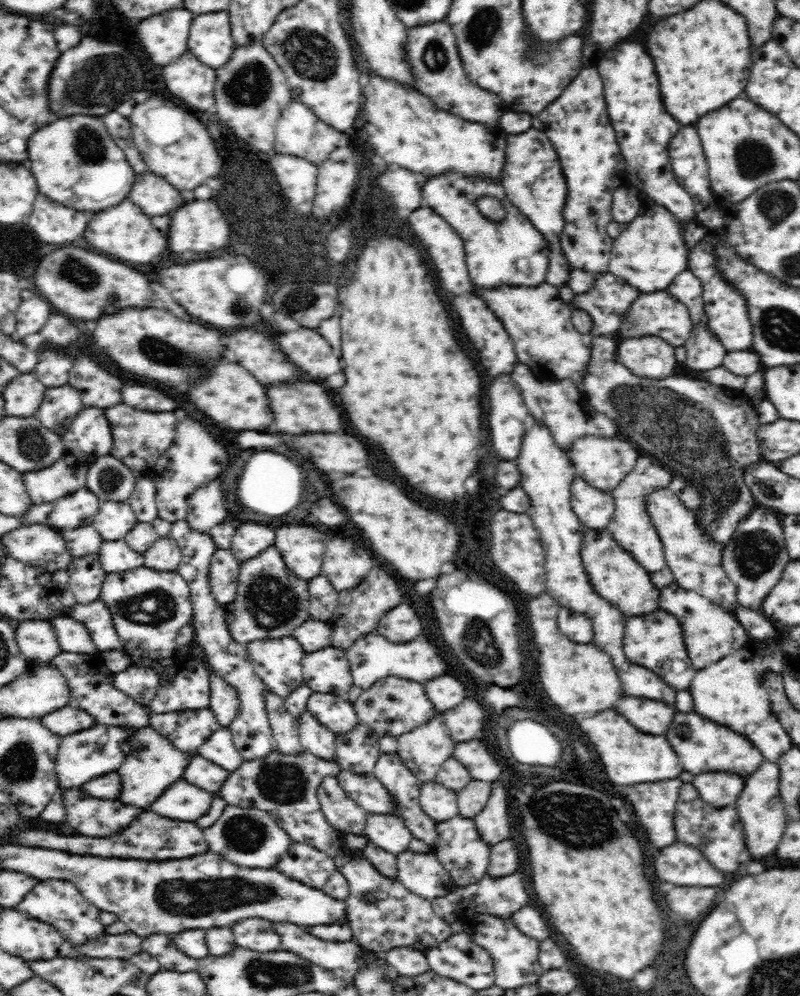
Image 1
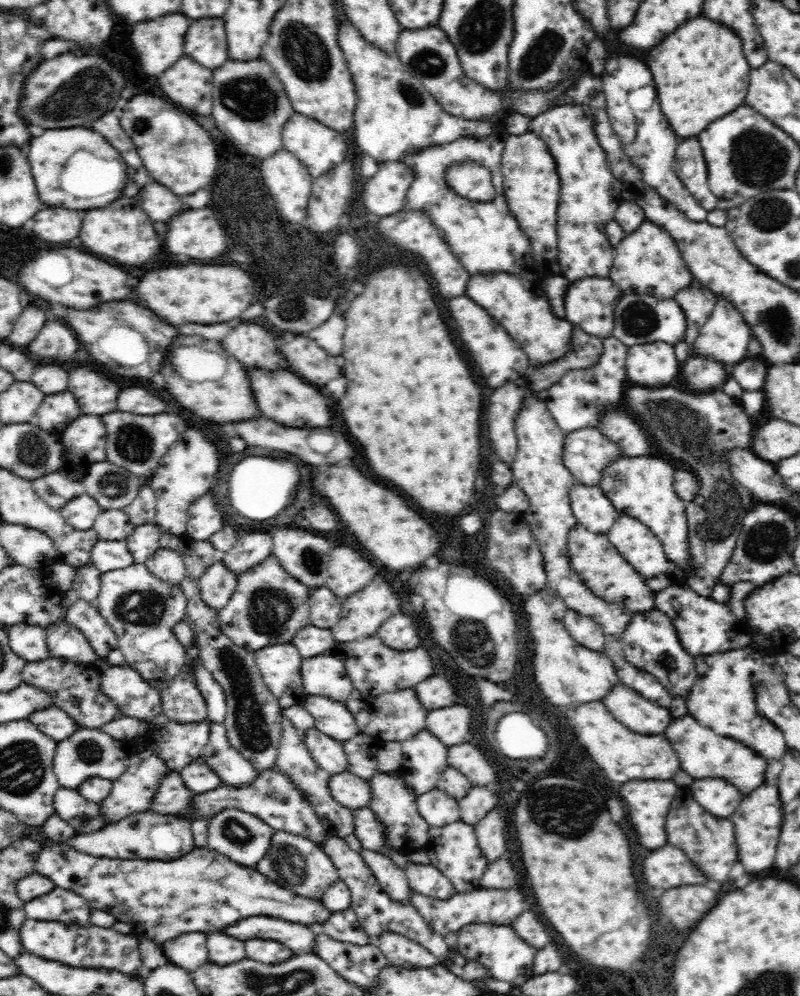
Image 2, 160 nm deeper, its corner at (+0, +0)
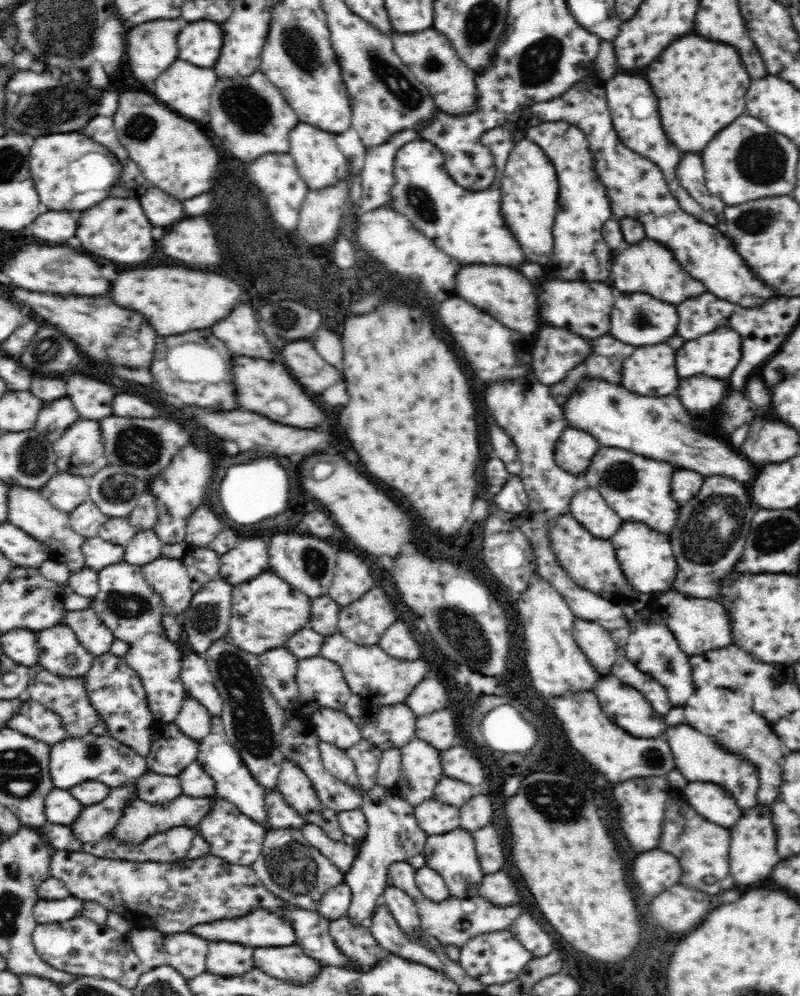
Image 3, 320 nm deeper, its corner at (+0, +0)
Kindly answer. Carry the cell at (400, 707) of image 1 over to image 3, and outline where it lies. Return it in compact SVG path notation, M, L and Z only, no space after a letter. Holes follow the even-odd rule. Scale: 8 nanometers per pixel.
M404 703L394 706L367 706L360 716L352 718L361 730L361 738L376 745L381 751L401 749L415 737L414 730L417 716Z

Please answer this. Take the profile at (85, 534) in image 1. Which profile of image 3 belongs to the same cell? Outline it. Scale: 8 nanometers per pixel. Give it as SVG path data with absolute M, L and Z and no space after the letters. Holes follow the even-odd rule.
M10 487L8 492L8 522L15 524L33 539L40 541L46 547L50 561L62 564L74 573L85 568L85 559L80 550L86 537L79 535L70 526L69 513L54 507L42 494L28 488Z

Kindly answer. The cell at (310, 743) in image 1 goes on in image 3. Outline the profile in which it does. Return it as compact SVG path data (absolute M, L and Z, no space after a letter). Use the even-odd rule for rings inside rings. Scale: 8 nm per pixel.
M322 741L319 742L319 749L325 769L331 775L334 775L348 787L362 790L354 761L347 755L347 751Z

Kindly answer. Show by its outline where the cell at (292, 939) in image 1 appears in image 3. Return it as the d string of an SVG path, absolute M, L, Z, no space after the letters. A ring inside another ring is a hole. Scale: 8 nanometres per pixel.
M254 910L242 918L225 919L198 924L190 928L192 934L210 942L238 942L256 947L277 947L297 944L295 931L289 922L268 910Z

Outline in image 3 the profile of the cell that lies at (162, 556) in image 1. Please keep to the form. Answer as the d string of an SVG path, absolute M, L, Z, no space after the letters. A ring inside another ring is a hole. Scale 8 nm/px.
M161 557L141 568L150 590L162 599L164 614L181 619L194 596L187 567L181 560Z

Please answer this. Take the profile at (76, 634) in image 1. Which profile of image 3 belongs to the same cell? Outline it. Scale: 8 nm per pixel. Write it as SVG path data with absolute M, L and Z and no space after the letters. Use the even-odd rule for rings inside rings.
M60 624L36 633L36 665L62 679L84 677L90 670L95 656L82 647L68 625Z

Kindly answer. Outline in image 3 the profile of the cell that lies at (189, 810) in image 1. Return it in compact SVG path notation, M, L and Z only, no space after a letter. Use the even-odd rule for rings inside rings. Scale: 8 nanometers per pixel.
M146 772L134 784L136 798L153 805L163 805L182 795L180 779L177 776Z

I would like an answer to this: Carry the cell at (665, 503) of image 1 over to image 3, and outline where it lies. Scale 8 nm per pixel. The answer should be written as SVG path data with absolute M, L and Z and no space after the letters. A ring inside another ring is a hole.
M600 446L579 477L581 485L598 491L622 520L644 523L670 535L680 507L670 496L671 479L676 469L666 461L639 456L622 448Z

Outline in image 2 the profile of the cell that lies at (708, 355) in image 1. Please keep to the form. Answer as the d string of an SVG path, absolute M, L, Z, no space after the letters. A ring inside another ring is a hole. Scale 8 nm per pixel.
M688 357L682 364L682 376L686 382L686 390L690 393L706 393L721 390L726 376L724 368L718 362L706 360L704 357Z

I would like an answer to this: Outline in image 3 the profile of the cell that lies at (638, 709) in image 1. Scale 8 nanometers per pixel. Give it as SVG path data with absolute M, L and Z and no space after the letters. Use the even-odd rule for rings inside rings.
M610 674L602 676L592 690L600 704L602 704L602 710L604 714L614 722L618 724L622 730L626 730L628 734L636 736L636 738L656 738L660 734L666 732L666 721L662 716L658 716L649 702L646 702L646 698L638 692L635 688L624 684L616 675Z

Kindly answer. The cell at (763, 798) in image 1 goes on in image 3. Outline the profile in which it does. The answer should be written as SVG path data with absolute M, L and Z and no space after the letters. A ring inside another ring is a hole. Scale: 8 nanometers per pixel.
M757 804L750 812L744 812L744 816L730 828L730 876L740 888L762 882L768 878L766 874L772 874L774 866L780 862L780 856L776 854L776 832L770 812L770 806Z

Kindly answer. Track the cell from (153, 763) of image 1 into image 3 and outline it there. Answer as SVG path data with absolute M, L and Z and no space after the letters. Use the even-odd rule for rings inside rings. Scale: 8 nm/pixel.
M134 785L111 789L110 794L102 802L84 808L80 816L74 820L74 824L68 826L82 844L100 842L108 837L110 830L116 826L126 802L134 798Z

